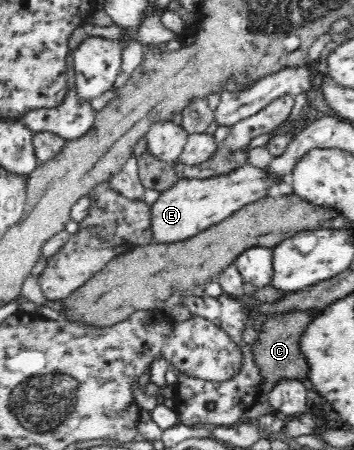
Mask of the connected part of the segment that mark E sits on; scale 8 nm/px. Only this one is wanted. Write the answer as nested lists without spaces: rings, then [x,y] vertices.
[[[250,163],[227,173],[226,175],[214,176],[208,179],[179,179],[172,187],[159,193],[158,199],[150,207],[150,234],[158,244],[173,244],[194,237],[215,224],[222,222],[226,217],[232,215],[242,207],[268,196],[268,189],[280,180],[268,178],[264,169],[252,166]]]

